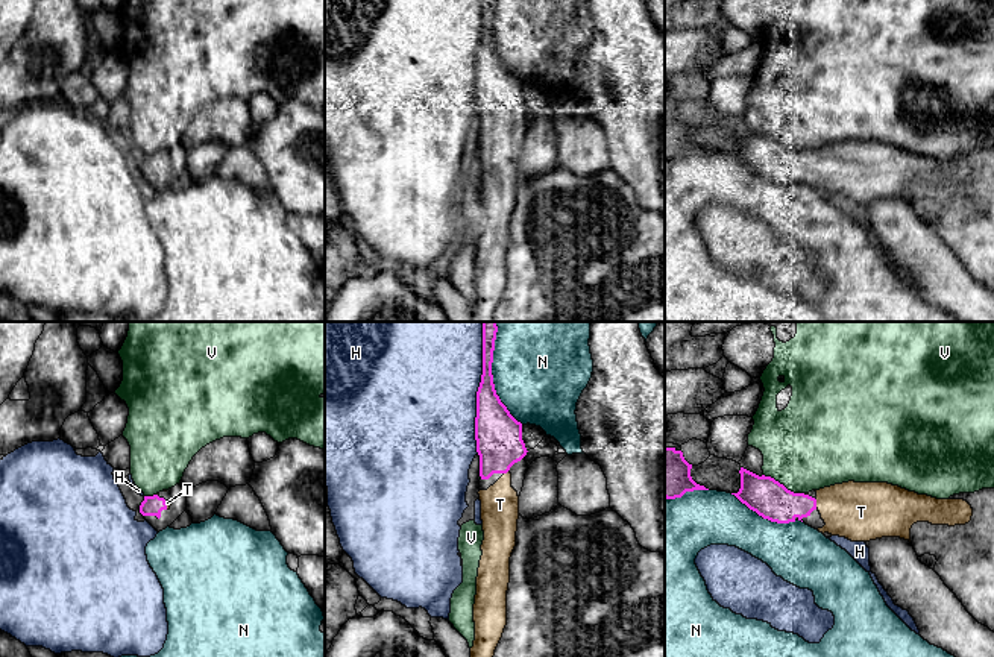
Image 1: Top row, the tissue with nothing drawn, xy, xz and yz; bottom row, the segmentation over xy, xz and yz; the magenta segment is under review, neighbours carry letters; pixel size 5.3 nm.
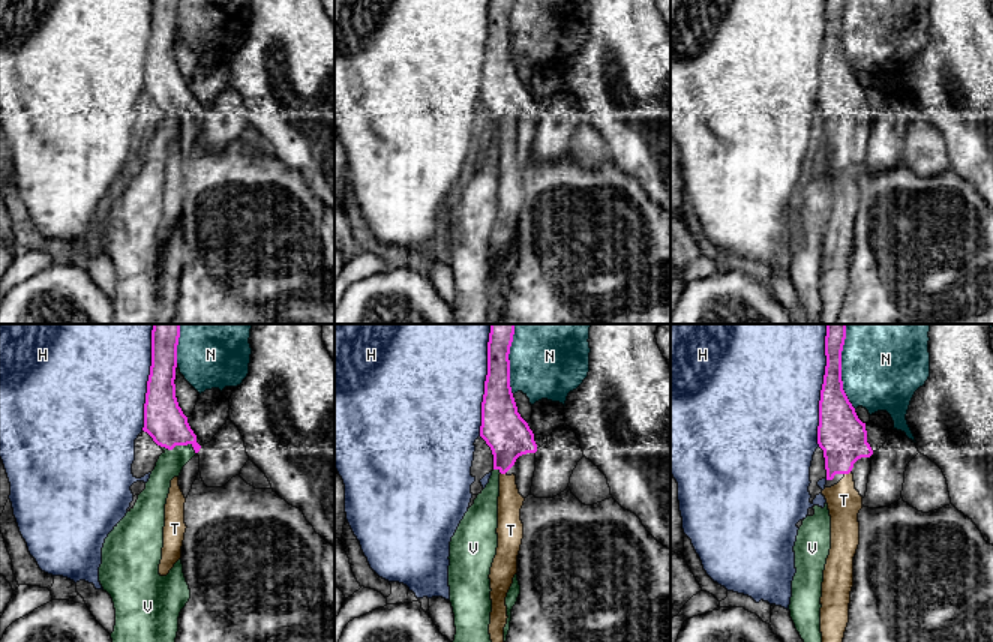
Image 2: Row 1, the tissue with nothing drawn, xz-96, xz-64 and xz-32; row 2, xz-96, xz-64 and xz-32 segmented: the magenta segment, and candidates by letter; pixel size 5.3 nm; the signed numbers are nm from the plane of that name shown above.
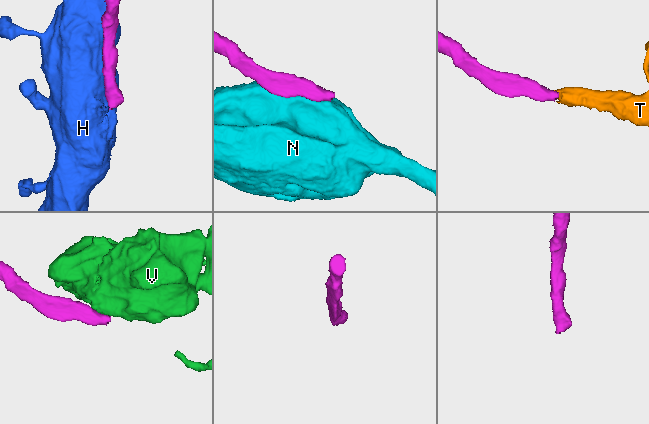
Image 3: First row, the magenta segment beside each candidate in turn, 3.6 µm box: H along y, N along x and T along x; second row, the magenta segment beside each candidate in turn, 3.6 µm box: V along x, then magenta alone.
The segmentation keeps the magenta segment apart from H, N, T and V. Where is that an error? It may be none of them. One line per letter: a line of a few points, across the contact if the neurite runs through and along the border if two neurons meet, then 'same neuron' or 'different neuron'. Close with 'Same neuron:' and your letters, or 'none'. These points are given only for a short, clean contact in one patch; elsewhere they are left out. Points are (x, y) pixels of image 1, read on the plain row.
H: different neuron
N: different neuron
T: same neuron
V: different neuron
Same neuron: T

